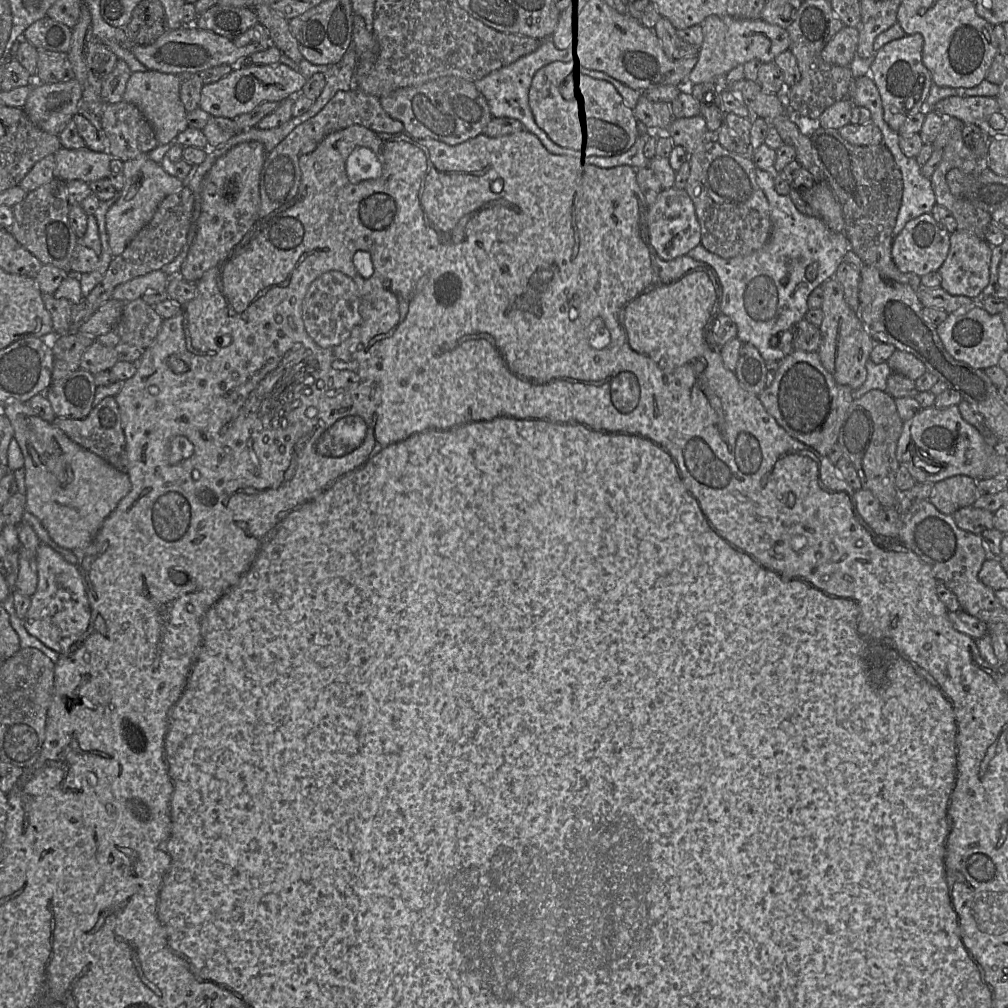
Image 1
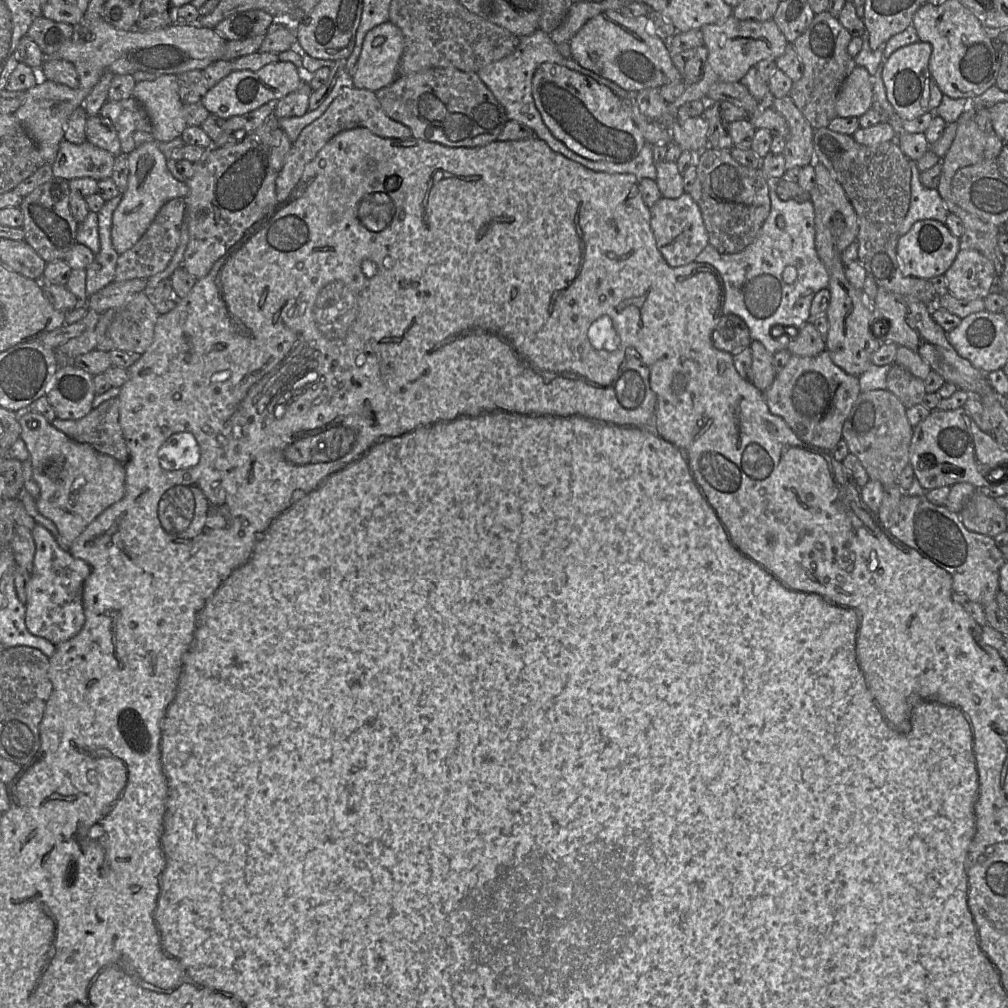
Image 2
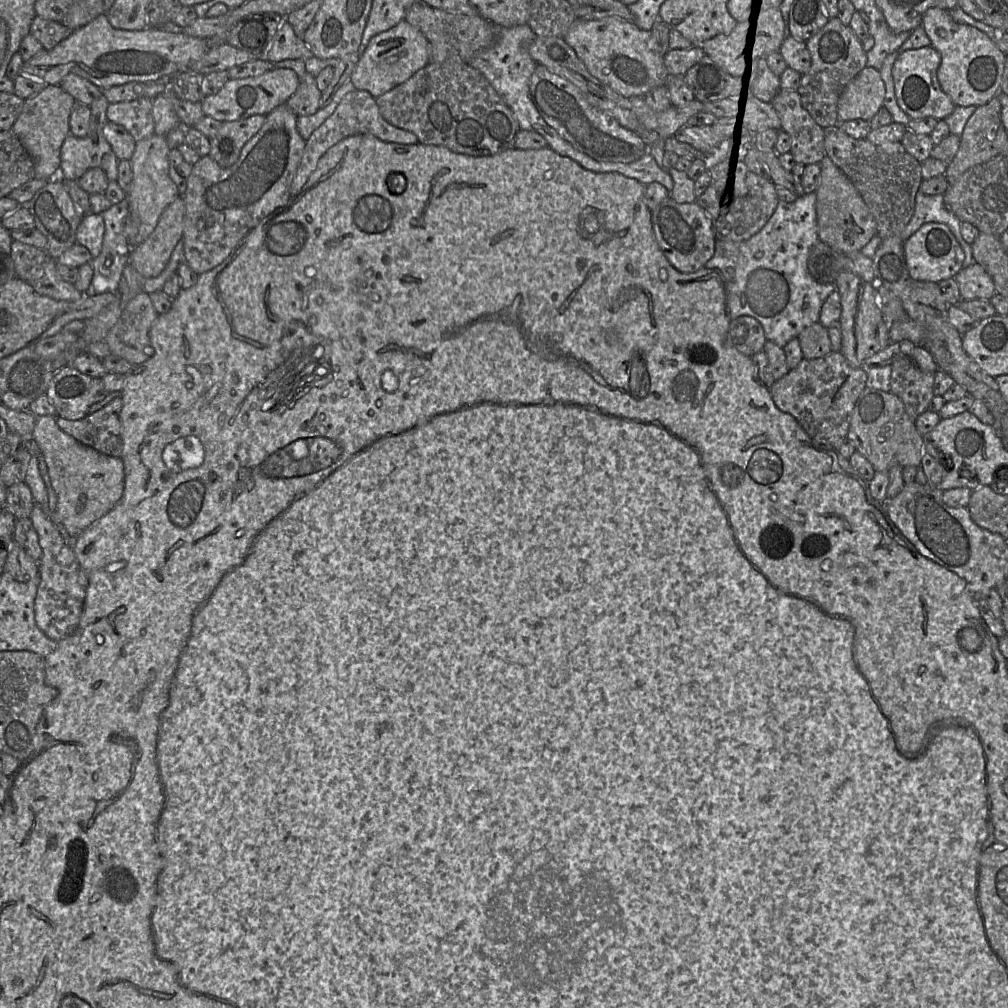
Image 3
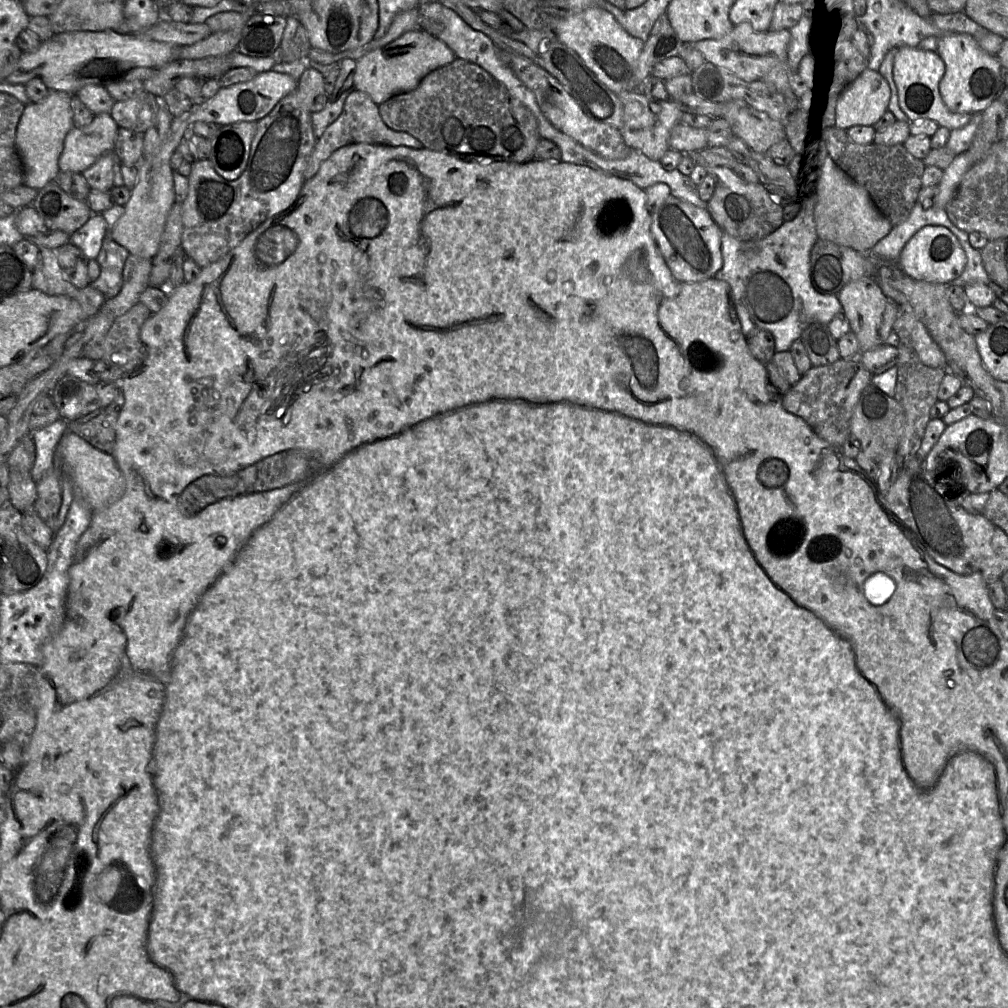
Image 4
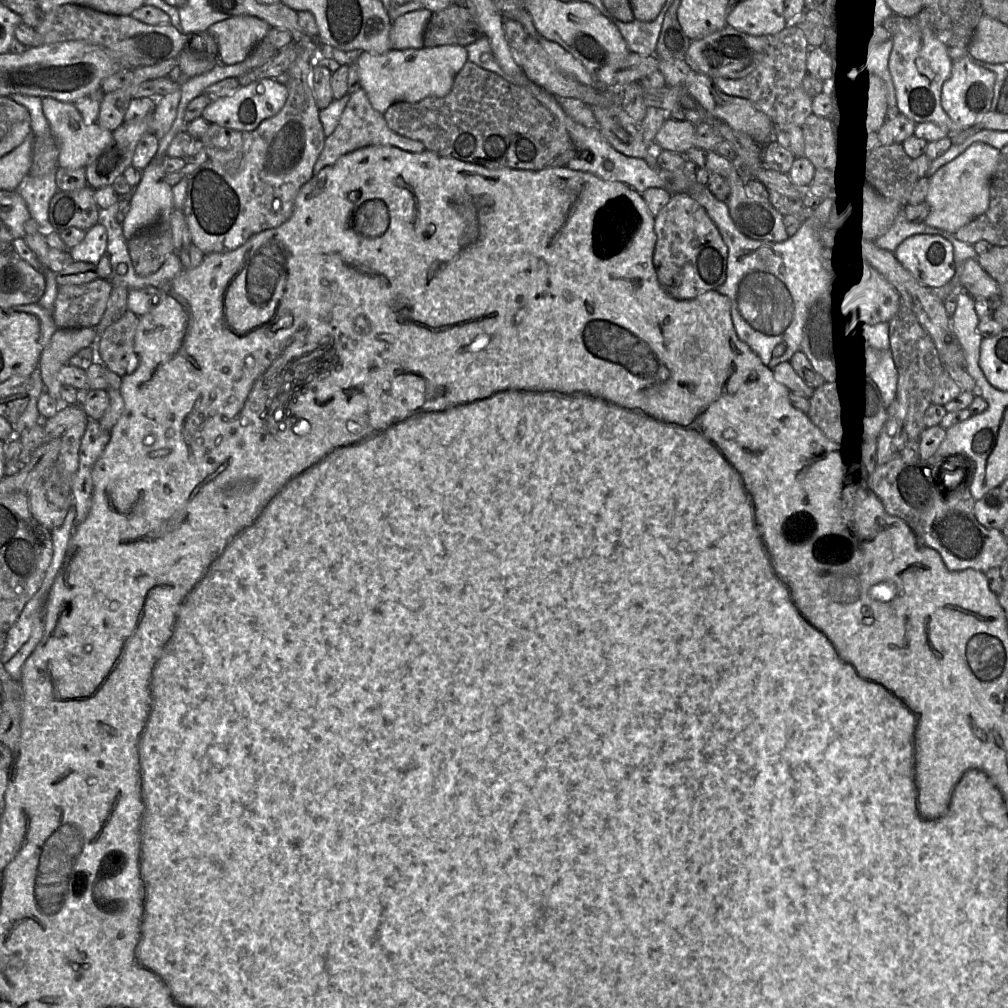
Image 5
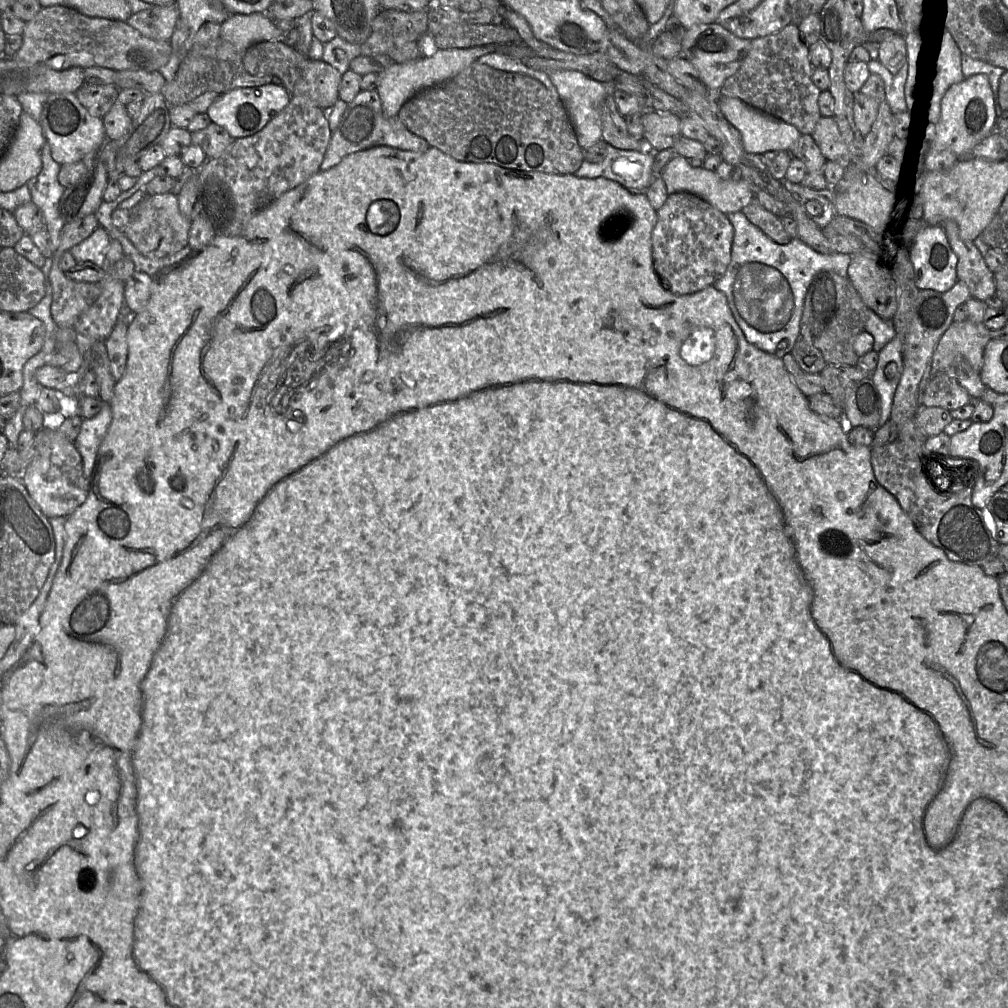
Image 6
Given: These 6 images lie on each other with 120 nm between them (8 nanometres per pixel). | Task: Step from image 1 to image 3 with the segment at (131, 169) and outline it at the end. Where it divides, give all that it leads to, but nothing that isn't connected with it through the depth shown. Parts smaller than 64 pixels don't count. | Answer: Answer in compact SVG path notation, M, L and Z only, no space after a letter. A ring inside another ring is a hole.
M153 134L136 142L133 155L129 160L132 167L132 181L126 199L129 205L129 217L138 225L136 241L145 240L154 230L165 208L181 197L177 186L169 176L169 151L165 136Z

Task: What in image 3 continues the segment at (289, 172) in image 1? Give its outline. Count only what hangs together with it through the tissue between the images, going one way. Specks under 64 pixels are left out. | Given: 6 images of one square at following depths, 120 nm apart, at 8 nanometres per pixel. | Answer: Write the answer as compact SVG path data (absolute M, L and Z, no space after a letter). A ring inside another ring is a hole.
M357 89L350 91L344 96L335 111L306 140L301 161L291 183L291 196L297 195L302 189L310 174L316 169L319 159L329 148L346 137L359 134L370 134L385 142L418 143L418 138L414 133L398 128L382 117L376 99L368 91Z

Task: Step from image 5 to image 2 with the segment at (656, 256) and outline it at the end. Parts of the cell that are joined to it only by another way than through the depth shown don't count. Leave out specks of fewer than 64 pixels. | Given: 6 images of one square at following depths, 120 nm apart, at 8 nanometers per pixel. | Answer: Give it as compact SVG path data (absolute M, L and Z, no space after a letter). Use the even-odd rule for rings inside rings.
M684 192L676 199L661 197L650 207L650 214L656 246L669 266L680 267L695 262L695 258L709 245L701 210L689 193Z

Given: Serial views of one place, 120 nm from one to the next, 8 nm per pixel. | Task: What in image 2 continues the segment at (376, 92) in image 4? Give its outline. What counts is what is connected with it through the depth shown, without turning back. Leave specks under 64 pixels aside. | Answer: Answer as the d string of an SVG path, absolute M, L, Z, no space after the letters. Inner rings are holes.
M385 22L370 30L352 75L358 89L374 92L390 85L398 78L398 66L404 49L401 30Z

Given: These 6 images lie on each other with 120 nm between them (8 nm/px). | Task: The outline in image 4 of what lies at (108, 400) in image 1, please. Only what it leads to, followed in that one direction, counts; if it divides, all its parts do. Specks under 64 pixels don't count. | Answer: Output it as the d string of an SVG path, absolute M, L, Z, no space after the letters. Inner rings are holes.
M120 391L106 408L93 419L85 422L69 422L68 430L83 438L93 447L111 453L116 438L116 424L125 399Z

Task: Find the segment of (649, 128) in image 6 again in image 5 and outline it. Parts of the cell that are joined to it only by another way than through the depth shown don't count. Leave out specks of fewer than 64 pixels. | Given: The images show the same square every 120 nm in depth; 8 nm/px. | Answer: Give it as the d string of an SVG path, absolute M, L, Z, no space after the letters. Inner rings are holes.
M668 118L655 136L656 149L684 155L694 147L695 126L687 120Z

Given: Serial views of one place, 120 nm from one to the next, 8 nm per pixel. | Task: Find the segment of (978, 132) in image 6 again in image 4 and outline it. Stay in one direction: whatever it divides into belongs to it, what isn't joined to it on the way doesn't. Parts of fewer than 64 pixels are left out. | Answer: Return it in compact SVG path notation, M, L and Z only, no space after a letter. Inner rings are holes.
M948 33L938 38L938 55L945 63L939 90L946 107L959 114L980 114L1003 87L1003 68L997 56L984 51L977 38L966 33Z

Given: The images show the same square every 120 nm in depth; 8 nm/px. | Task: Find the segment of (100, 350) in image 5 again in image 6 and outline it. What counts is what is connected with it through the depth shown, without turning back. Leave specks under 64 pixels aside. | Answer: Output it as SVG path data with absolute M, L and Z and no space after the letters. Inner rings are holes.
M120 318L110 336L105 340L110 370L116 382L124 375L128 358L128 325L129 322Z

